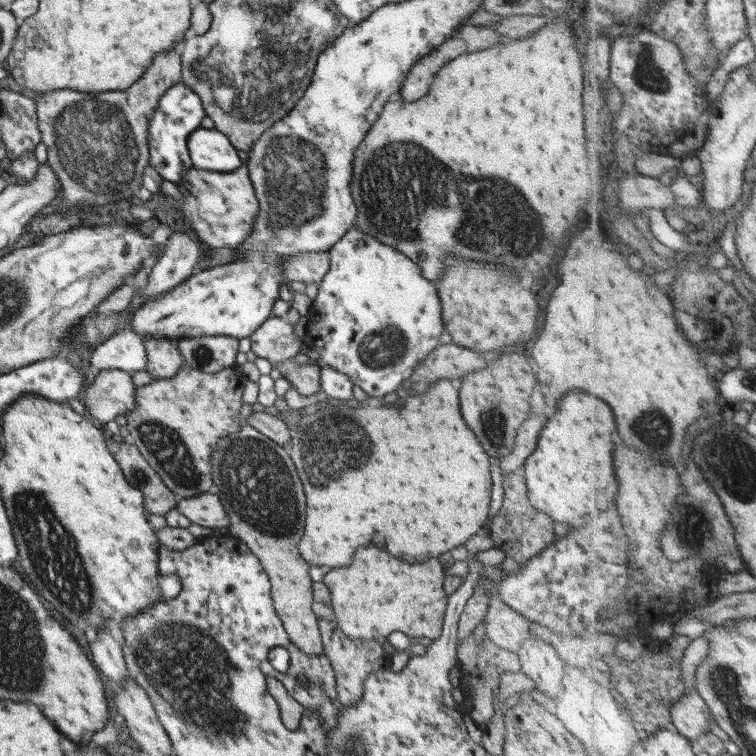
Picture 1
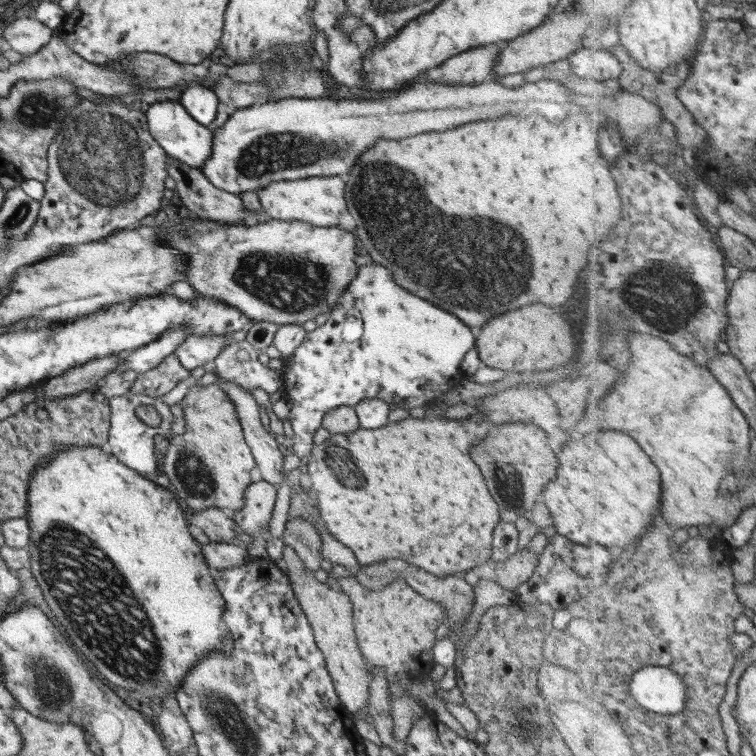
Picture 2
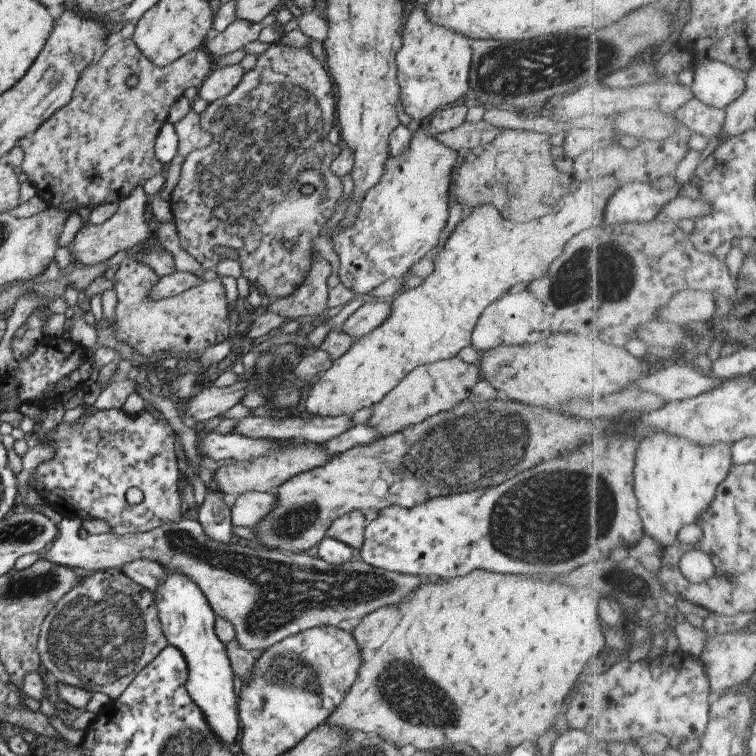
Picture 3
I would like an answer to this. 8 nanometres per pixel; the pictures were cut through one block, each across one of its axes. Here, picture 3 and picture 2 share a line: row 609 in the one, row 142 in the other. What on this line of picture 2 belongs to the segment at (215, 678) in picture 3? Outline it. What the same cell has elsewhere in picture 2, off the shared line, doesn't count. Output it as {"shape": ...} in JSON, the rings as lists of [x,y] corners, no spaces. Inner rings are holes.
{"shape":[[[157,101],[149,104],[145,113],[148,130],[154,140],[170,157],[185,162],[191,168],[201,169],[203,162],[212,155],[212,127],[202,126],[196,122],[179,101]]]}

